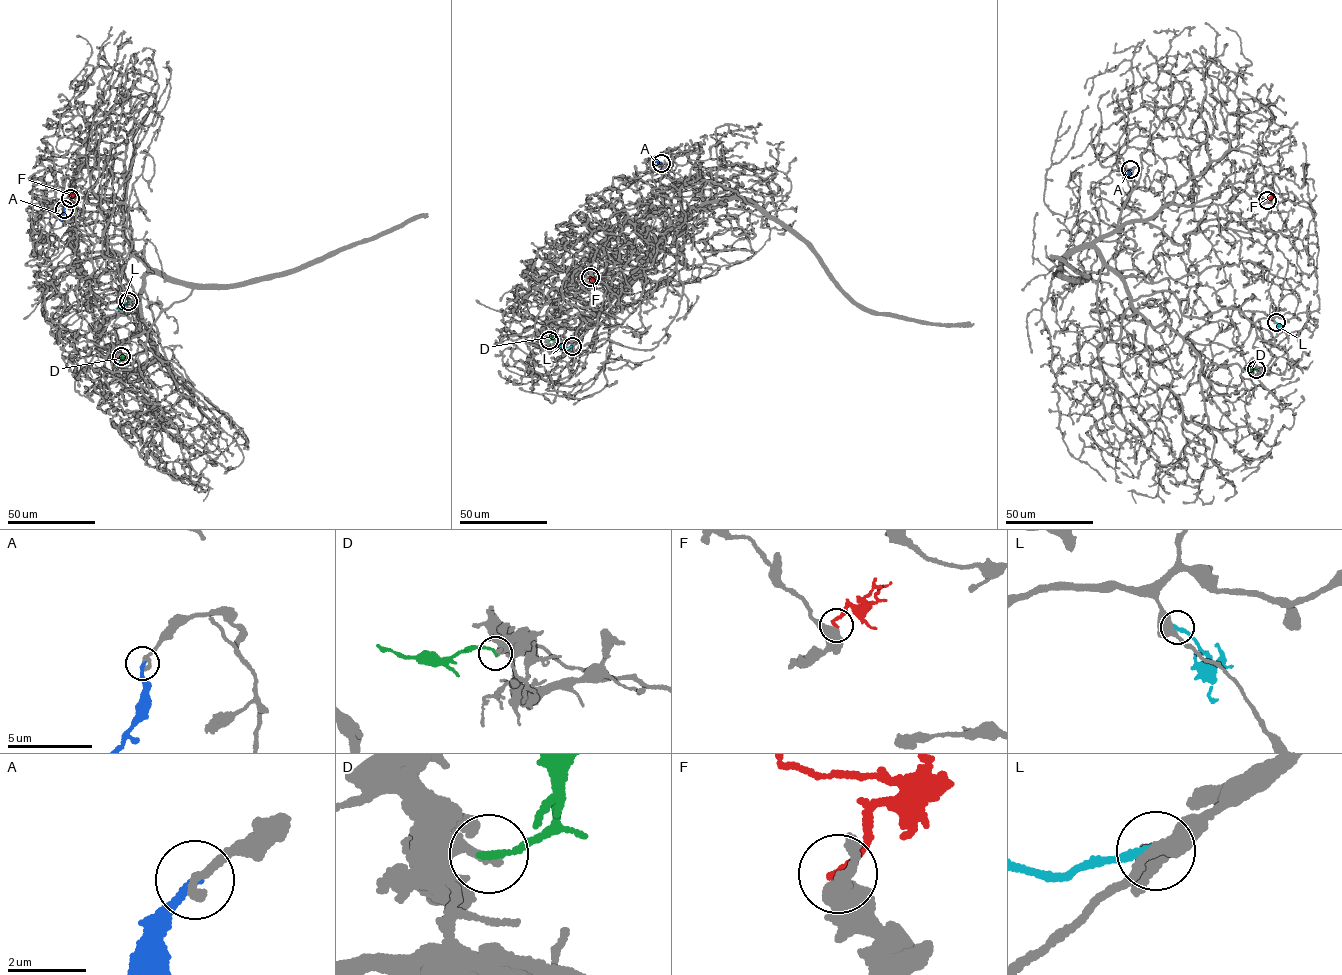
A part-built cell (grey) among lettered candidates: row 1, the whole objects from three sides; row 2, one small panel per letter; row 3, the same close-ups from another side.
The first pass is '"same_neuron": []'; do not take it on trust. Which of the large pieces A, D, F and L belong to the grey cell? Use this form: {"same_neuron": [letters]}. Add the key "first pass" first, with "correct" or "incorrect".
{"first pass": "incorrect", "same_neuron": ["A"]}

